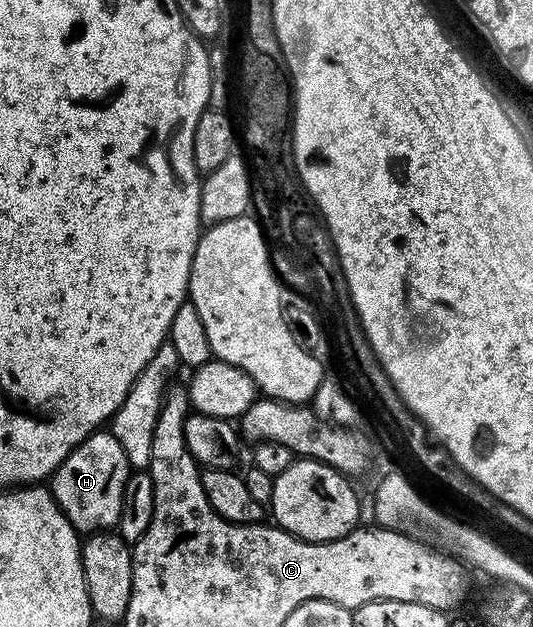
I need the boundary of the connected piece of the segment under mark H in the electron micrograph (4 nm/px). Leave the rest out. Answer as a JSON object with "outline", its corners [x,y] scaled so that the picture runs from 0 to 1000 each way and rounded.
{"outline":[[[184,684],[137,715],[96,759],[99,797],[148,850],[197,850],[218,842],[231,805],[231,780],[246,756],[231,710],[210,686]]]}

